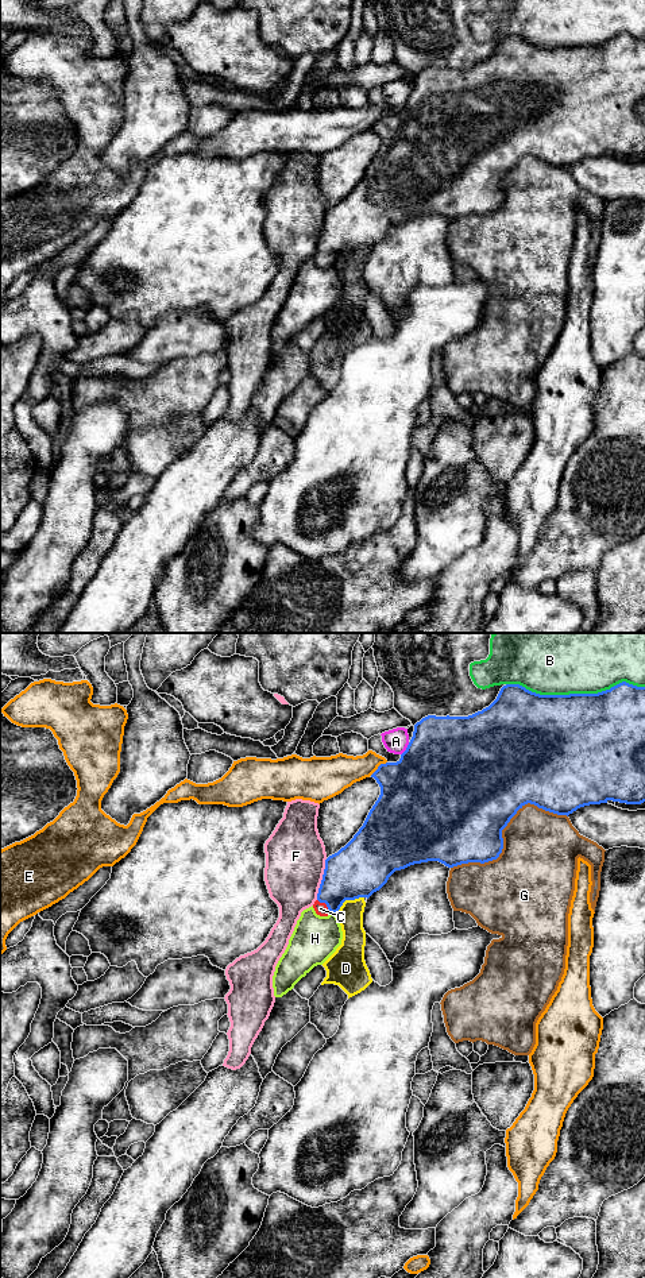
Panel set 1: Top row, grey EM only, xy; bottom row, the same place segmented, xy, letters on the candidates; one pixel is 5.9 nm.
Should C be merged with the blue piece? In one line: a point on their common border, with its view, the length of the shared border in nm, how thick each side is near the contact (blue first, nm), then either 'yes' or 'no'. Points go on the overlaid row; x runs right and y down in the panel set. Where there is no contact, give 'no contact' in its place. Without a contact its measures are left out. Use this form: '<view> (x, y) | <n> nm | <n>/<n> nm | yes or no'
xy (325, 903) | 120 nm | 320/70 nm | yes

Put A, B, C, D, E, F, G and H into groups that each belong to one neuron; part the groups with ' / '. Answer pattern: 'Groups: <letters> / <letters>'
Groups: A / B / C / D / E / F / G / H

